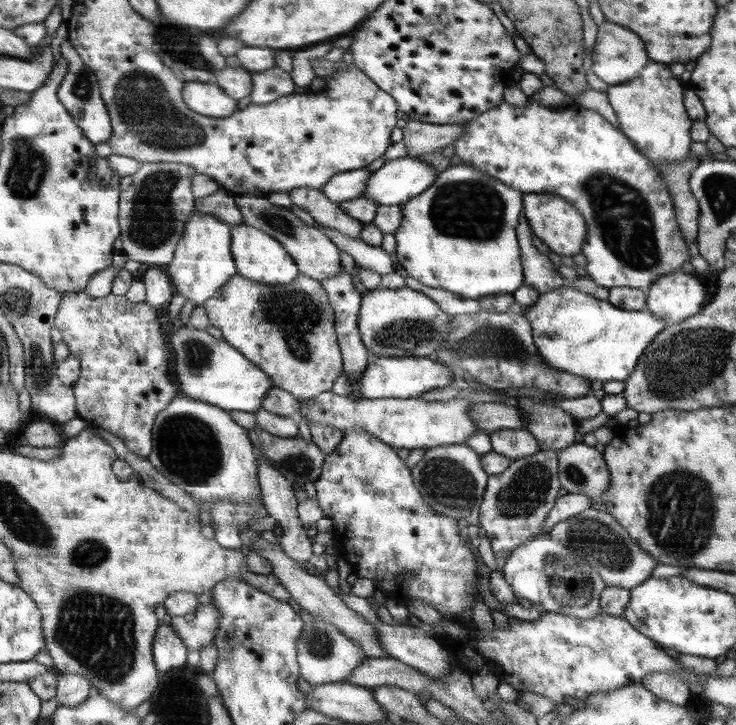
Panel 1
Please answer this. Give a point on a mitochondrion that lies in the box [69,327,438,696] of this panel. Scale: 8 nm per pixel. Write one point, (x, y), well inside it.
(188, 449)

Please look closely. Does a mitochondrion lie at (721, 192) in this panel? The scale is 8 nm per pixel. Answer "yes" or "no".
yes

